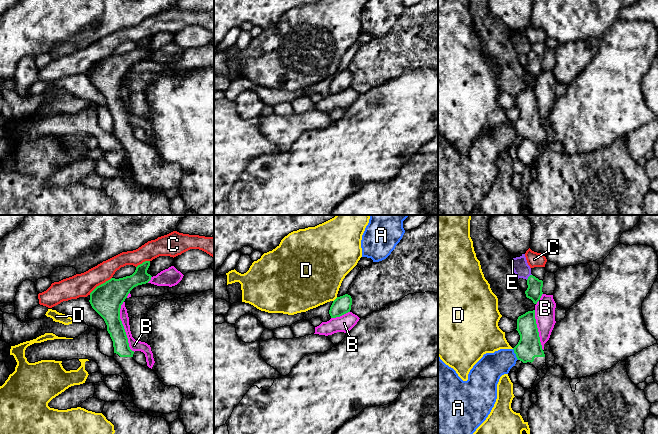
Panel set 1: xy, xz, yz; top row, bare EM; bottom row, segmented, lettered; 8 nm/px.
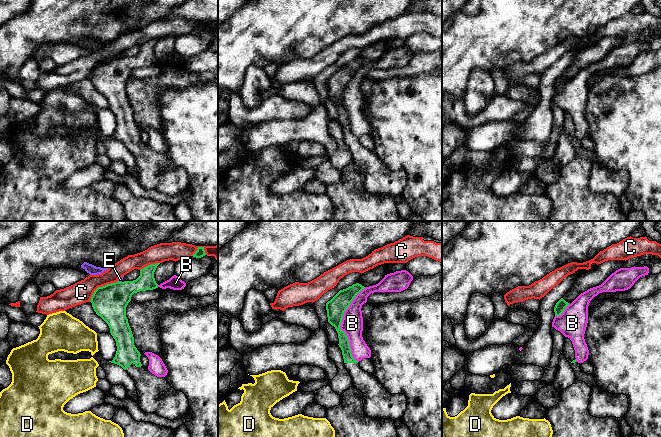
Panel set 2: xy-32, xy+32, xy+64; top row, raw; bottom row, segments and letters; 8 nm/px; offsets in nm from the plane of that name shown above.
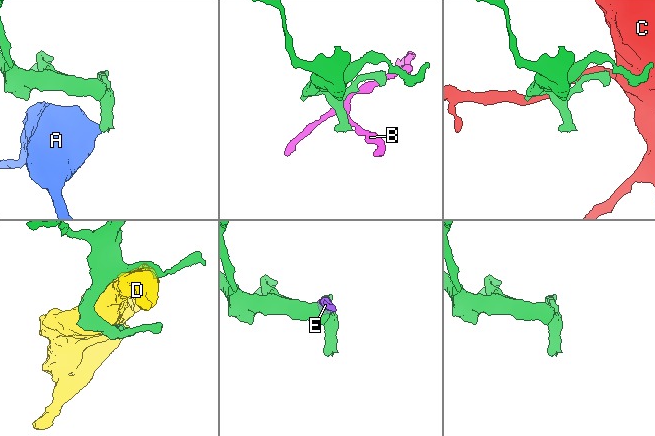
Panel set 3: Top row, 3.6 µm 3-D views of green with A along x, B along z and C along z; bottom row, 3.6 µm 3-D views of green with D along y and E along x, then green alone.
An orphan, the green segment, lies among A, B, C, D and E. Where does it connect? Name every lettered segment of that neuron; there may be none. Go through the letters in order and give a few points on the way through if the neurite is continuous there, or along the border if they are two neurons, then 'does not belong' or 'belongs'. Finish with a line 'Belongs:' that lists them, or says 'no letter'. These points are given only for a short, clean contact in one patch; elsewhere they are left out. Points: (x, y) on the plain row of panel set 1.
A: border along yz (512, 125), (518, 135); does not belong
B: does not belong
C: does not belong
D: does not belong
E: does not belong
Belongs: no letter

